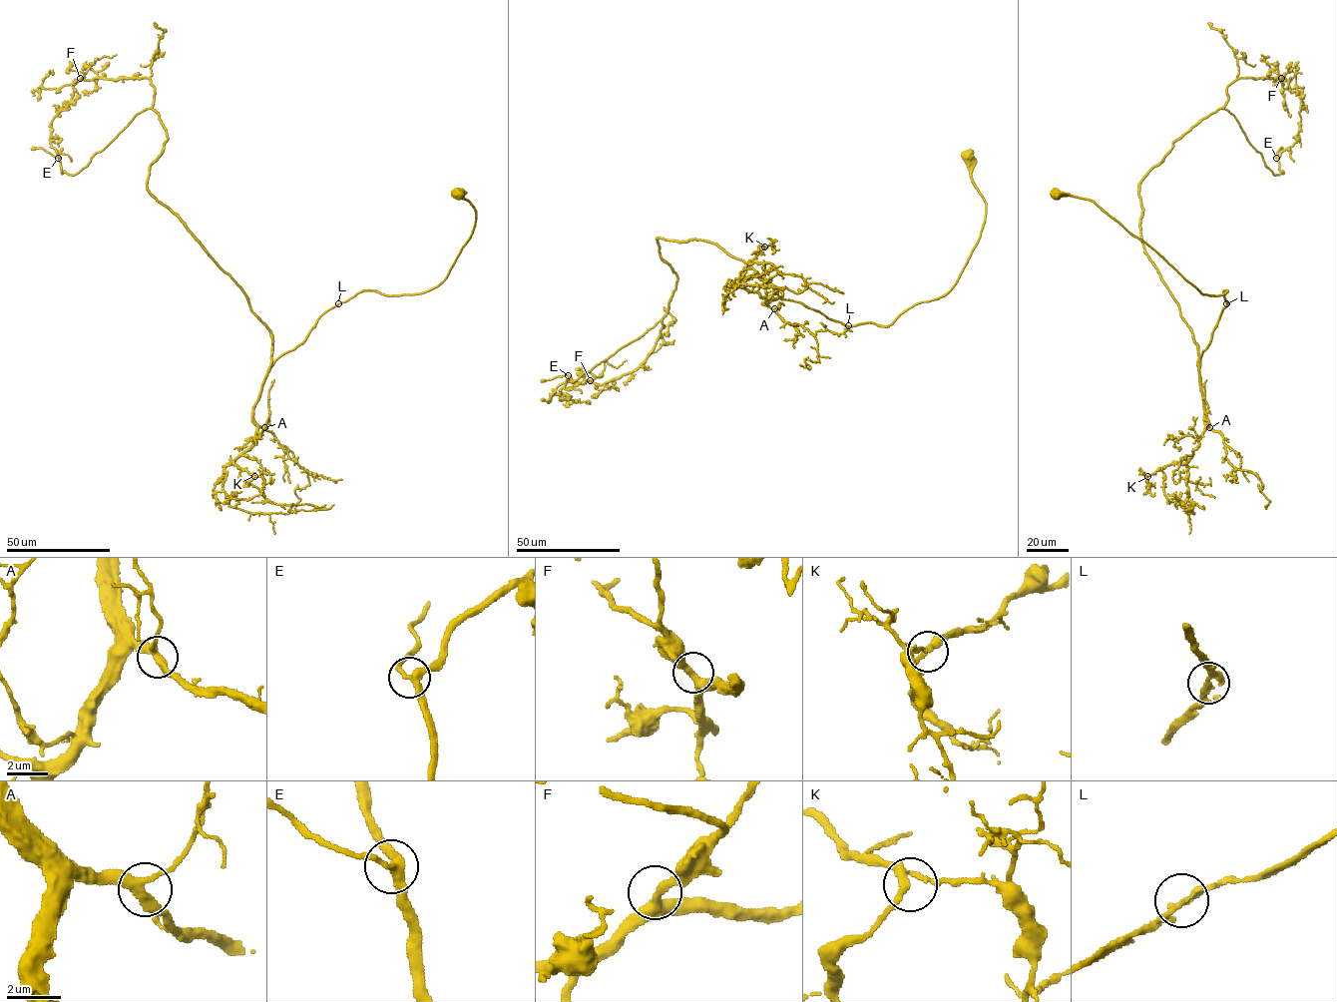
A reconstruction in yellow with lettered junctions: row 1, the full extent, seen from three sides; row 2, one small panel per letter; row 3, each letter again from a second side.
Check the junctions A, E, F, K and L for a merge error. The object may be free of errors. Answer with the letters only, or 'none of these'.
none of these

